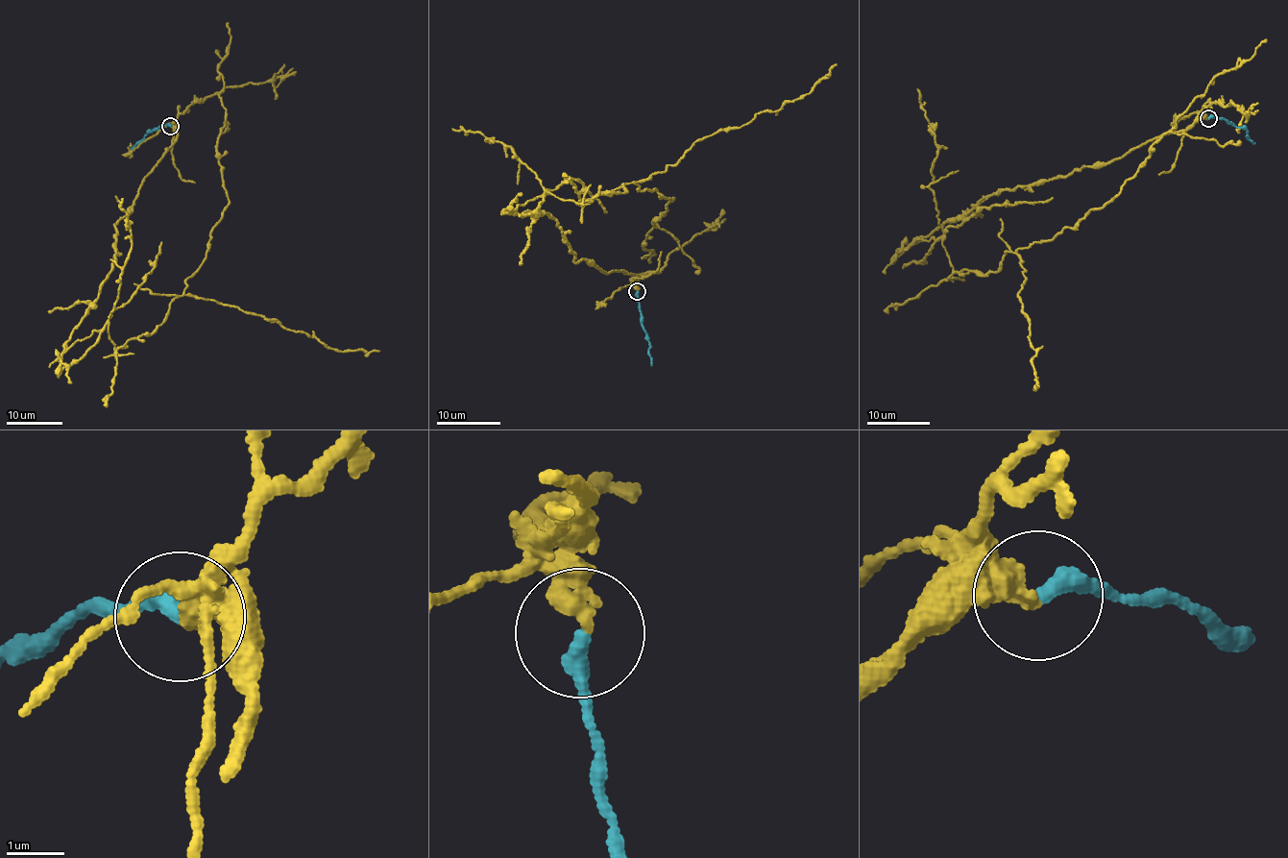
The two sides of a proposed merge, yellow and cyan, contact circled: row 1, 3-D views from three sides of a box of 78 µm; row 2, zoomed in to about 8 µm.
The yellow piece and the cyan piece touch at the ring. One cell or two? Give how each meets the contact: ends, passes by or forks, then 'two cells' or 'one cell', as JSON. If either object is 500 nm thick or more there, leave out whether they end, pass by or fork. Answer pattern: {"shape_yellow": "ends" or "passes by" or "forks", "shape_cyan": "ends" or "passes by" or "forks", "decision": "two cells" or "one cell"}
{"shape_yellow": "ends", "shape_cyan": "ends", "decision": "two cells"}

